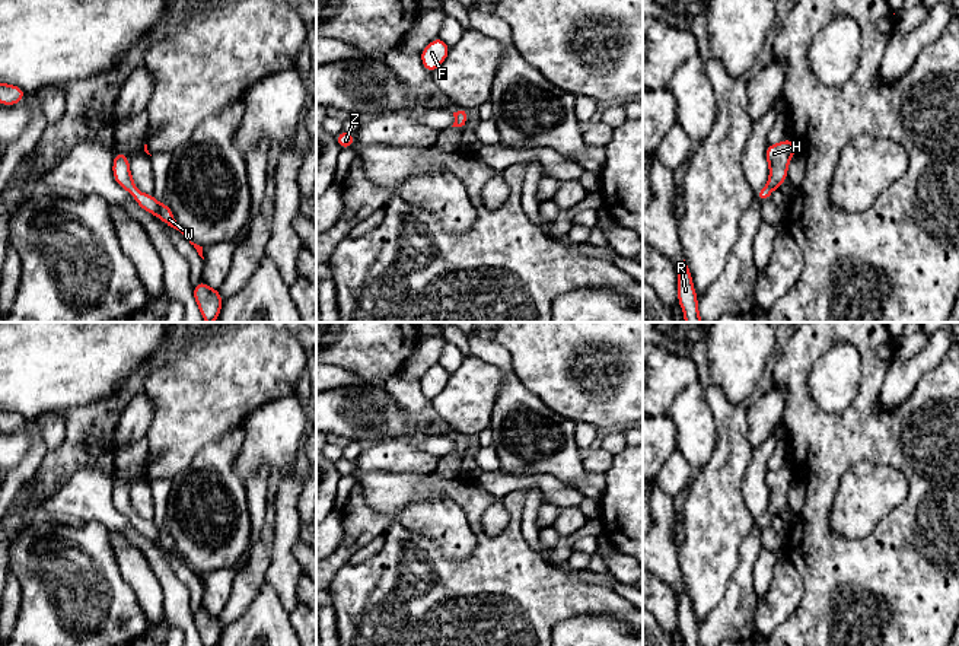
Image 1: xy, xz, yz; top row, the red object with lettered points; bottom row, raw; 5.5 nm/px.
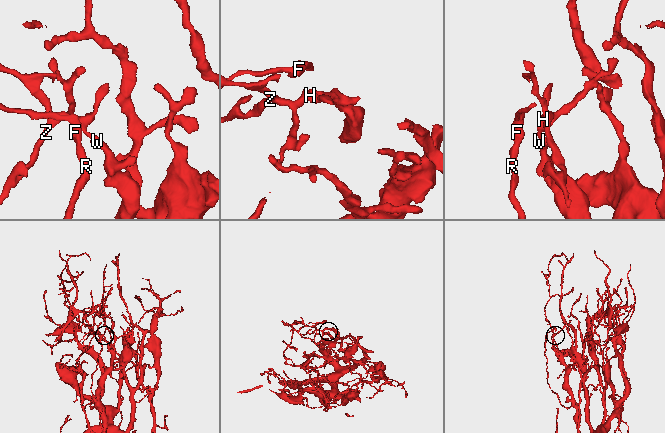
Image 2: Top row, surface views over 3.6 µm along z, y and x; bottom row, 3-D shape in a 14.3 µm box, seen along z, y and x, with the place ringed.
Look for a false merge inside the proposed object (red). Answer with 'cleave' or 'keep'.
keep

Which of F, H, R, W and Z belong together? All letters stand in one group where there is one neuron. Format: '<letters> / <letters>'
F H R W Z

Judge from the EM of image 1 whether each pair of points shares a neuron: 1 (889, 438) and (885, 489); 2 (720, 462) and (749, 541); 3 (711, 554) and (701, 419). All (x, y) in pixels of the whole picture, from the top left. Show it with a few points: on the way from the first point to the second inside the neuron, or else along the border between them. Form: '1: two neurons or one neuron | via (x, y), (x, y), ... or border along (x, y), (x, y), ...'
1: two neurons | border along (853, 464), (897, 468), (907, 492)
2: two neurons | border along (754, 522), (741, 543), (739, 562), (735, 566)
3: two neurons | border along (717, 432), (717, 441), (710, 458), (698, 468)

